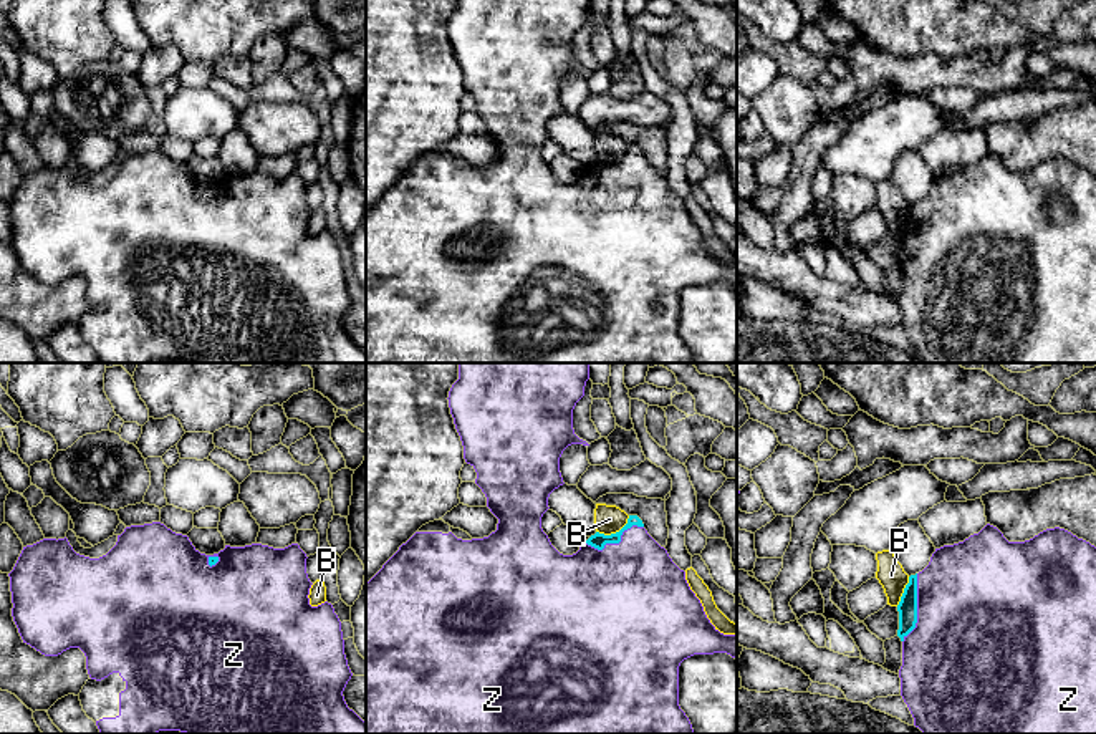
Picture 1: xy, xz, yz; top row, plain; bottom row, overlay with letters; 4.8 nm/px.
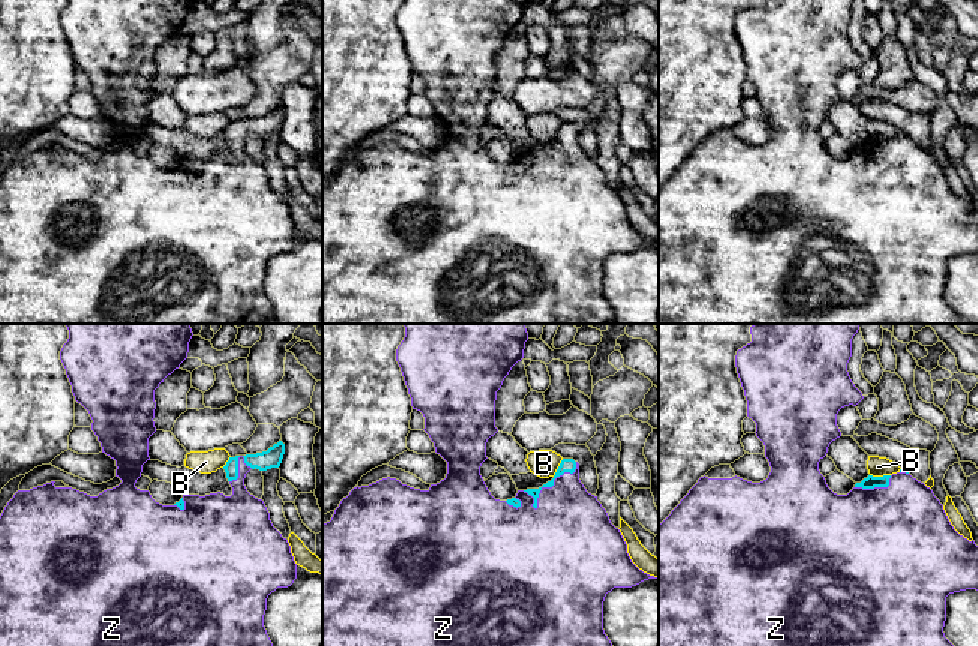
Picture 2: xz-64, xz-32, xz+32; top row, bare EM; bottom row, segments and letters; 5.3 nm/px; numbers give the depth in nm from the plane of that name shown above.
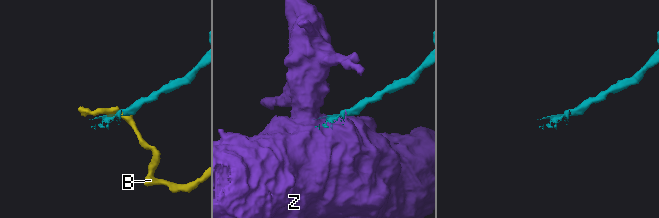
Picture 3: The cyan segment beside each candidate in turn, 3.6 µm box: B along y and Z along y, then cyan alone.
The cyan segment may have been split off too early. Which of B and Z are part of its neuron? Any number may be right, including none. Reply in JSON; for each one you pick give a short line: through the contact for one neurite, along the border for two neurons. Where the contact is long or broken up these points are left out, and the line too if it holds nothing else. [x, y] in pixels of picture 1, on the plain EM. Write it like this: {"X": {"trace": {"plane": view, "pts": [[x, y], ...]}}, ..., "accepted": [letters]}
{"accepted": ["Z"]}

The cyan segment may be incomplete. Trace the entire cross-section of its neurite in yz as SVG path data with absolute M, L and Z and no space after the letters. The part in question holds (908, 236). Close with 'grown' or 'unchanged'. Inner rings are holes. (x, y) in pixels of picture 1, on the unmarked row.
M987 152L964 171L935 177L929 194L909 205L899 240L902 270L901 325L924 363L1096 363L1096 176L1071 161L1046 157L1025 171L1008 171Z | grown

